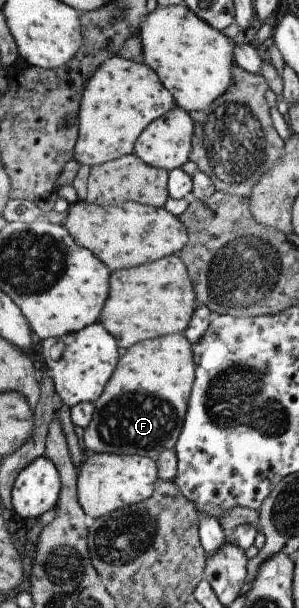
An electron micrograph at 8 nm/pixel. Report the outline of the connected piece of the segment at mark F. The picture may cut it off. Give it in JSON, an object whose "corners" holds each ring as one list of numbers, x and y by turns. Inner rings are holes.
{"corners":[[182,333,166,334,127,347,120,352,102,393,93,401,93,412,83,429,82,443,94,453,141,455,154,462,162,451,173,449,181,432,193,377,191,343]]}

